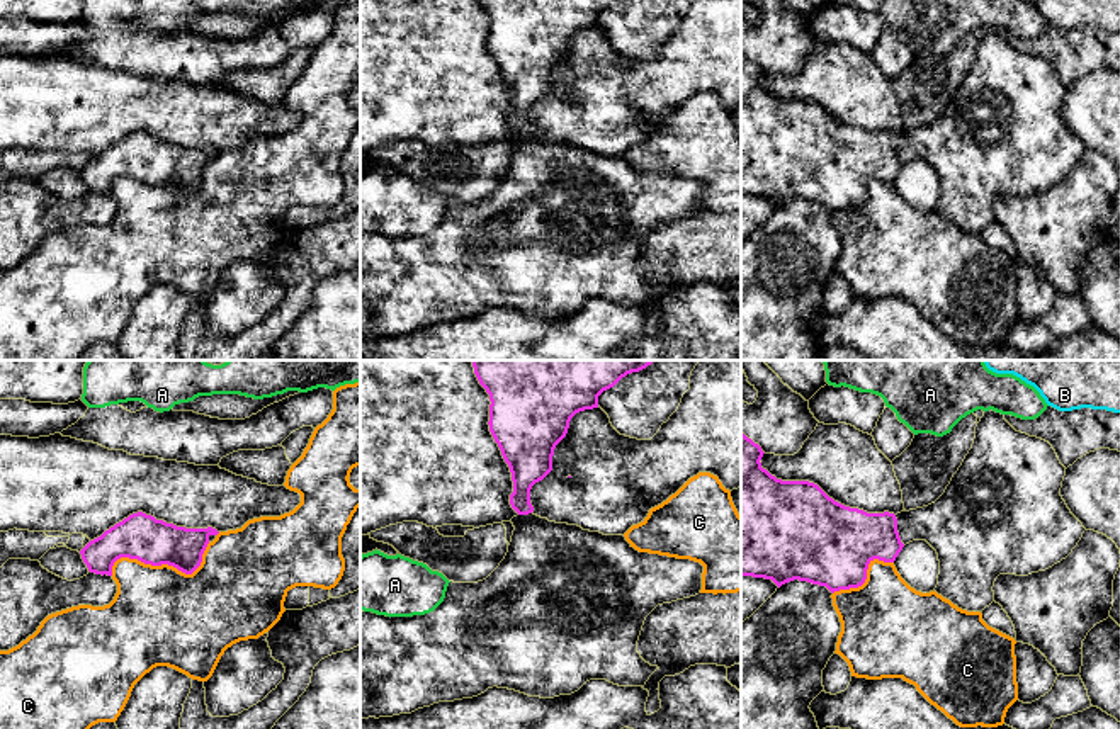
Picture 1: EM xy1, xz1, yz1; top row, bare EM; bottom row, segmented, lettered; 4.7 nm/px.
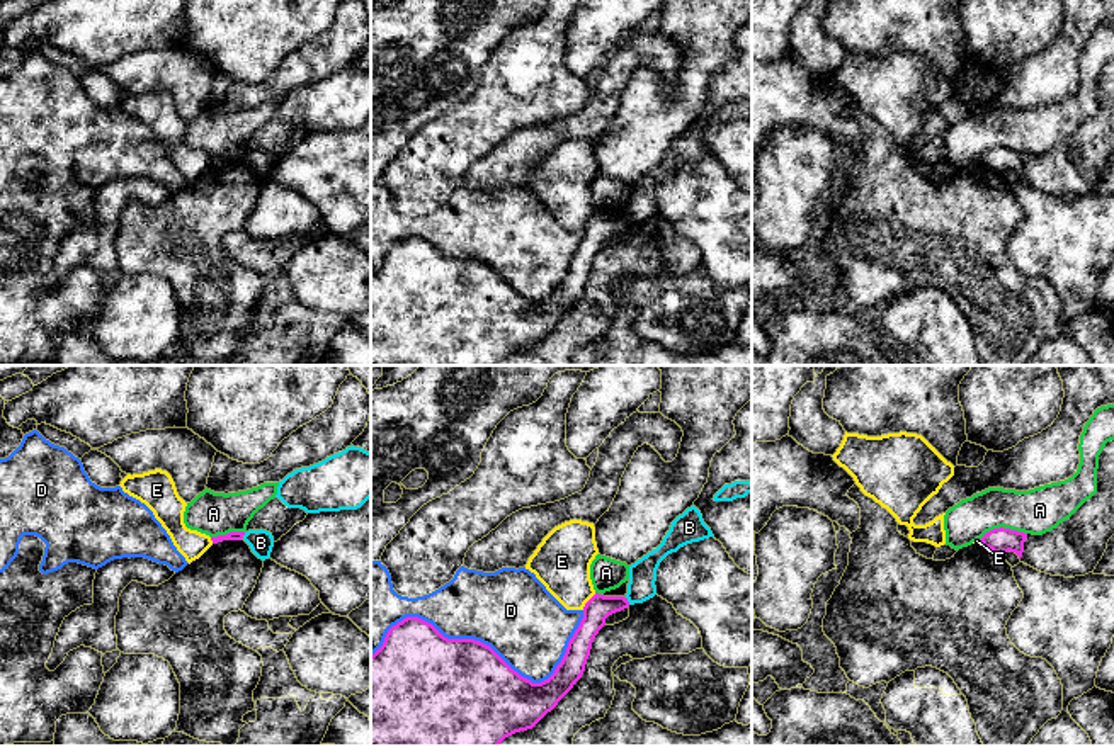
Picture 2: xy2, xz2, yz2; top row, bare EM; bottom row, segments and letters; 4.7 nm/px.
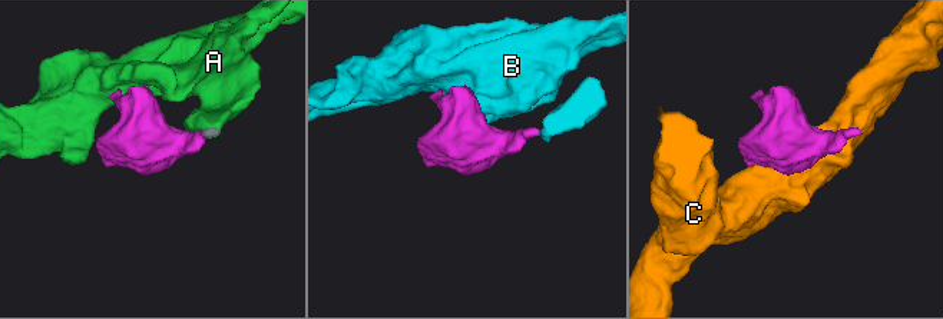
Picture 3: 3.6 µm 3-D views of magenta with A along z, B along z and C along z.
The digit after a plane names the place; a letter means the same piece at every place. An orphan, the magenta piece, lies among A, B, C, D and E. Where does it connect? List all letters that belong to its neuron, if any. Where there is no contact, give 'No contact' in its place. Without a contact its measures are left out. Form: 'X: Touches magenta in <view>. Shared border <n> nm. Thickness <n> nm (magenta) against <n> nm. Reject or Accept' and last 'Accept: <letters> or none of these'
A: Touches magenta in yz2. Shared border 240 nm. Thickness 120 nm (magenta) against 220 nm. Reject
B: Touches magenta in xz2. Shared border 40 nm. Thickness 120 nm (magenta) against 130 nm. Reject
C: Touches magenta in xy1. Shared border 500 nm. Thickness 220 nm (magenta) against 460 nm. Reject
D: Touches magenta in xz2. Shared border 1050 nm. Thickness 500 nm (magenta) against 400 nm. Reject
E: Touches magenta in xz2. Shared border 100 nm. Thickness 120 nm (magenta) against 280 nm. Reject
Accept: none of these

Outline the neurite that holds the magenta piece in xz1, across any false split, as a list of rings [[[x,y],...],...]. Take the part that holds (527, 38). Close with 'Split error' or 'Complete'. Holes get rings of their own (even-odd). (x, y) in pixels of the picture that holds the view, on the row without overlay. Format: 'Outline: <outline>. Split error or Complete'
Outline: [[[479,0],[489,14],[489,51],[510,87],[510,124],[518,133],[500,185],[483,201],[450,201],[444,221],[430,233],[386,236],[360,229],[360,340],[411,333],[438,321],[472,318],[488,308],[508,308],[529,316],[554,318],[578,311],[590,299],[619,306],[644,306],[659,289],[637,272],[646,236],[663,223],[690,218],[702,209],[704,185],[636,170],[624,155],[603,155],[578,144],[556,143],[534,134],[530,109],[552,90],[556,65],[571,37],[598,27],[598,15],[619,0]]]. Split error

